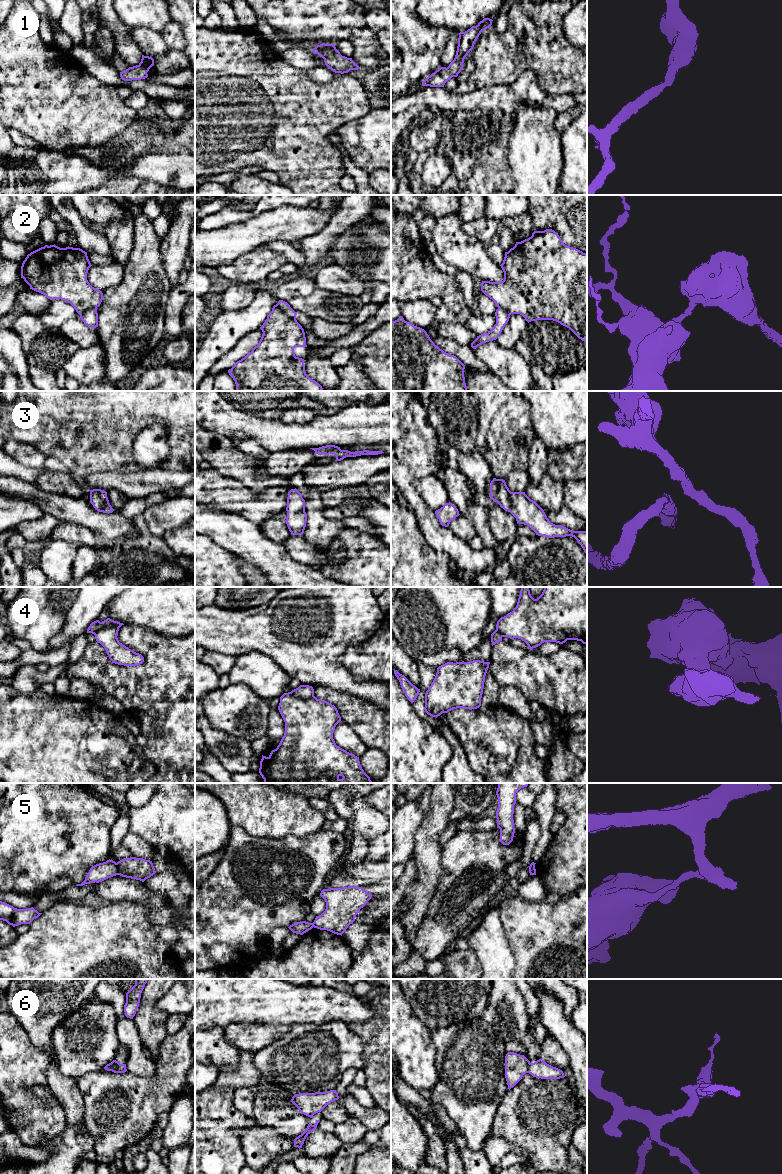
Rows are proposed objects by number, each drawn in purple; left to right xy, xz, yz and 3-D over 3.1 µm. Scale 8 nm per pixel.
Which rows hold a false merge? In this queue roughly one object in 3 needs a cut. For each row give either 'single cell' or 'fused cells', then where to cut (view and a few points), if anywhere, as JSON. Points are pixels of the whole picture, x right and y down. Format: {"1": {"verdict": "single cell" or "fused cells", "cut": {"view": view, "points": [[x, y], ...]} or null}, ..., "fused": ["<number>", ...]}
{"1": {"verdict": "single cell", "cut": null}, "2": {"verdict": "fused cells", "cut": {"view": "xz", "points": [[276, 304], [288, 315], [295, 317]]}}, "3": {"verdict": "single cell", "cut": null}, "4": {"verdict": "fused cells", "cut": {"view": "xy", "points": [[118, 627], [105, 626], [94, 634]]}}, "5": {"verdict": "fused cells", "cut": {"view": "xy", "points": [[116, 863], [118, 874]]}}, "6": {"verdict": "fused cells", "cut": {"view": "yz", "points": [[527, 1060], [528, 1072]]}}, "fused": ["2", "4", "5", "6"]}

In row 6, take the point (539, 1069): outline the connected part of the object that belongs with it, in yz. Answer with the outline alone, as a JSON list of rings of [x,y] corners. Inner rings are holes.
[[[542,1059],[534,1063],[528,1060],[528,1073],[541,1079],[560,1079],[565,1077],[562,1070],[547,1064]]]

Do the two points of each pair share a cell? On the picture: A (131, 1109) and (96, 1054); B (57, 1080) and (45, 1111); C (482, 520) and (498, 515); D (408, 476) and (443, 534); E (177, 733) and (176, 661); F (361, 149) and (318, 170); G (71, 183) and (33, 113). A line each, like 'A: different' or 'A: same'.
A: different
B: different
C: different
D: same
E: same
F: different
G: different

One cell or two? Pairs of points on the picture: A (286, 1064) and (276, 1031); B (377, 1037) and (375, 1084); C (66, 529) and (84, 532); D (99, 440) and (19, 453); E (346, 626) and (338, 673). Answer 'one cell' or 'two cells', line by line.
A: two cells
B: one cell
C: one cell
D: two cells
E: one cell

